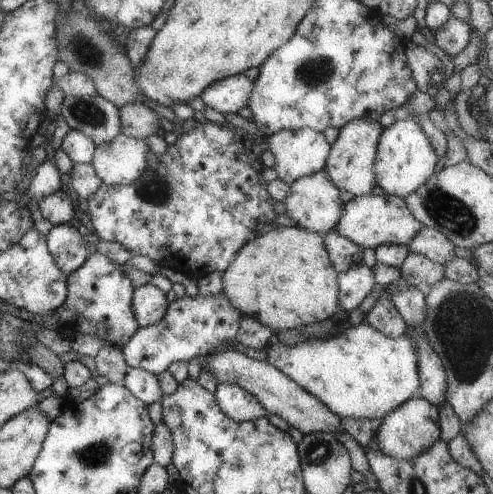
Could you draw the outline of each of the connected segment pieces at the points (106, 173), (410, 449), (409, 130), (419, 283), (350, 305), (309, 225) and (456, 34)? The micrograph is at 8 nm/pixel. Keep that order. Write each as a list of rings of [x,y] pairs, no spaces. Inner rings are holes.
[[[120,133],[96,147],[90,164],[104,185],[128,185],[148,168],[148,144]]]
[[[410,398],[401,404],[394,412],[384,418],[384,422],[375,432],[374,439],[382,452],[394,456],[398,460],[410,460],[420,452],[426,452],[440,439],[440,423],[438,419],[439,408],[424,398]]]
[[[411,118],[396,121],[389,127],[383,127],[378,141],[374,162],[376,184],[390,196],[406,198],[434,174],[438,161],[438,155],[419,124]]]
[[[409,252],[399,269],[403,280],[423,289],[430,288],[445,278],[443,264],[432,262],[416,252]]]
[[[365,263],[338,273],[339,304],[349,314],[374,290],[376,283],[372,269]]]
[[[325,170],[302,176],[302,178],[295,180],[293,183],[289,183],[289,186],[290,194],[286,196],[286,200],[283,200],[283,202],[284,206],[286,206],[285,215],[290,220],[294,220],[300,228],[321,235],[335,230],[336,224],[342,218],[344,203],[340,199],[339,188],[336,188],[336,185],[330,182]]]
[[[454,16],[450,17],[442,28],[431,34],[432,42],[451,56],[462,52],[470,44],[470,38],[472,38],[471,26]]]

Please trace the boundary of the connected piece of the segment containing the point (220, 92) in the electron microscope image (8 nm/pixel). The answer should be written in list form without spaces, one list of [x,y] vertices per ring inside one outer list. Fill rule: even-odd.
[[[244,73],[229,76],[210,84],[200,97],[208,108],[222,114],[236,114],[246,106],[253,88],[253,81]]]

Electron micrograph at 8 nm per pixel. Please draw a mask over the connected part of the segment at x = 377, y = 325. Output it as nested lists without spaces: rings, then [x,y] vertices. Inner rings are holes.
[[[386,296],[377,300],[366,313],[363,322],[389,337],[402,336],[408,328],[395,304]]]

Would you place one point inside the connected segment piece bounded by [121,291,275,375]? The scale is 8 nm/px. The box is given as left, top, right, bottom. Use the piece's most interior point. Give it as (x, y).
(195, 326)

